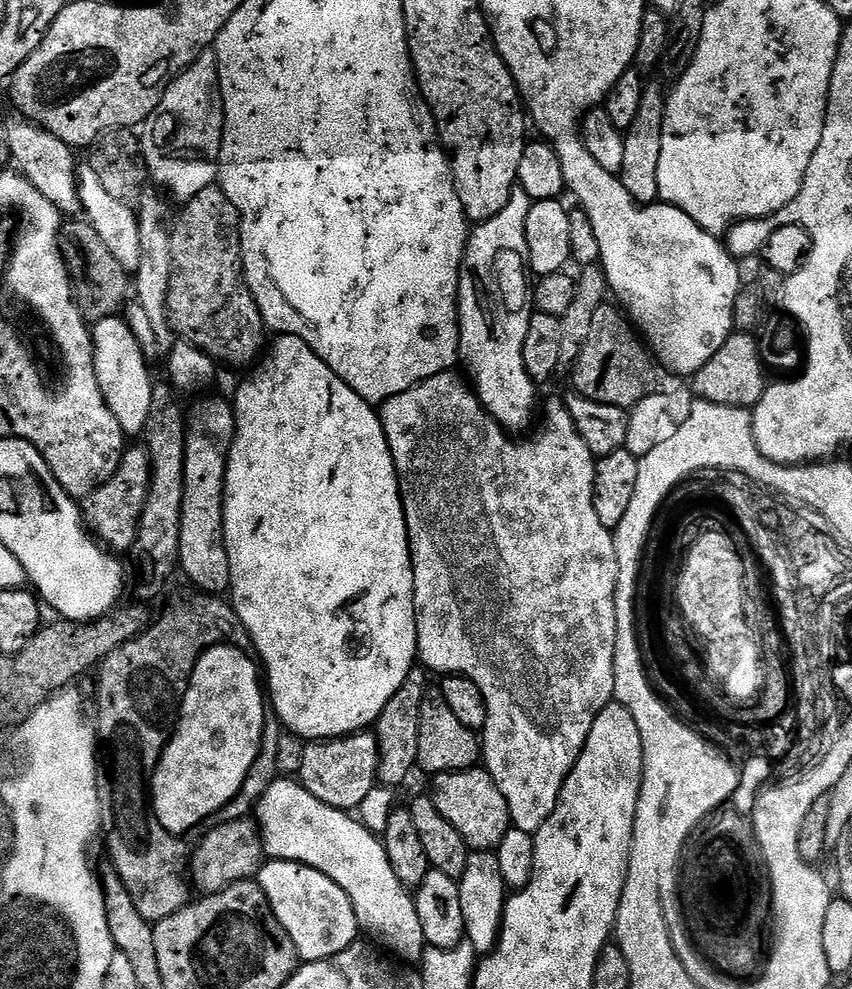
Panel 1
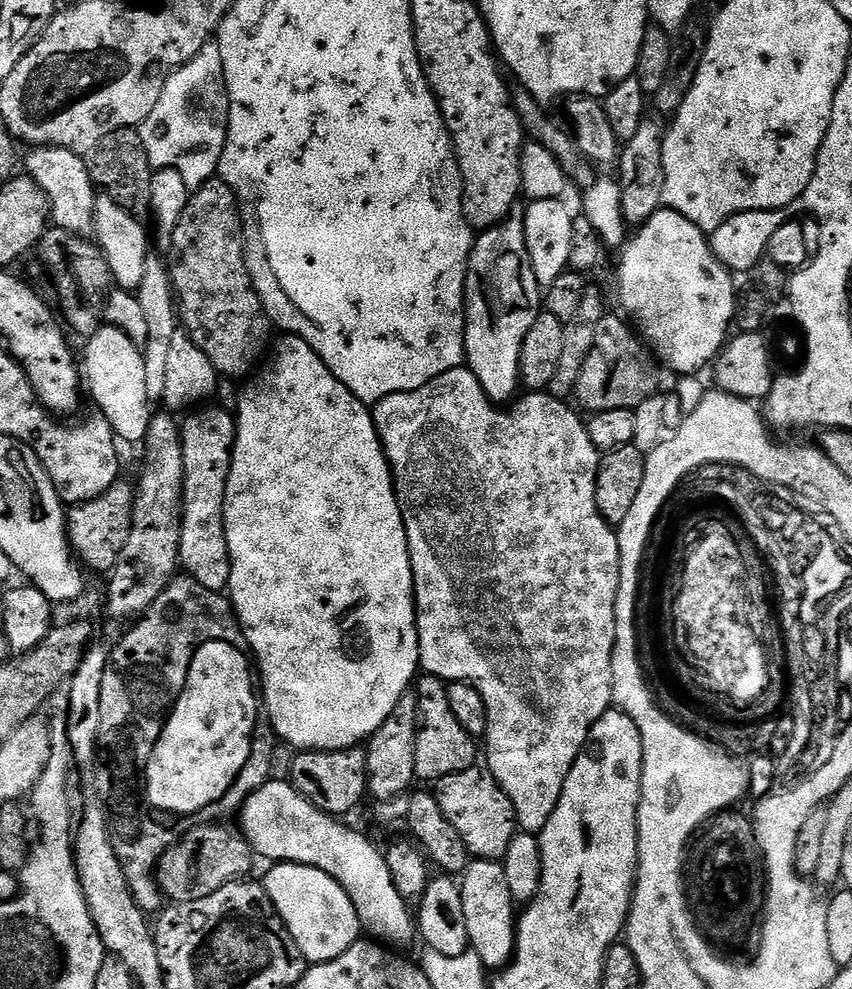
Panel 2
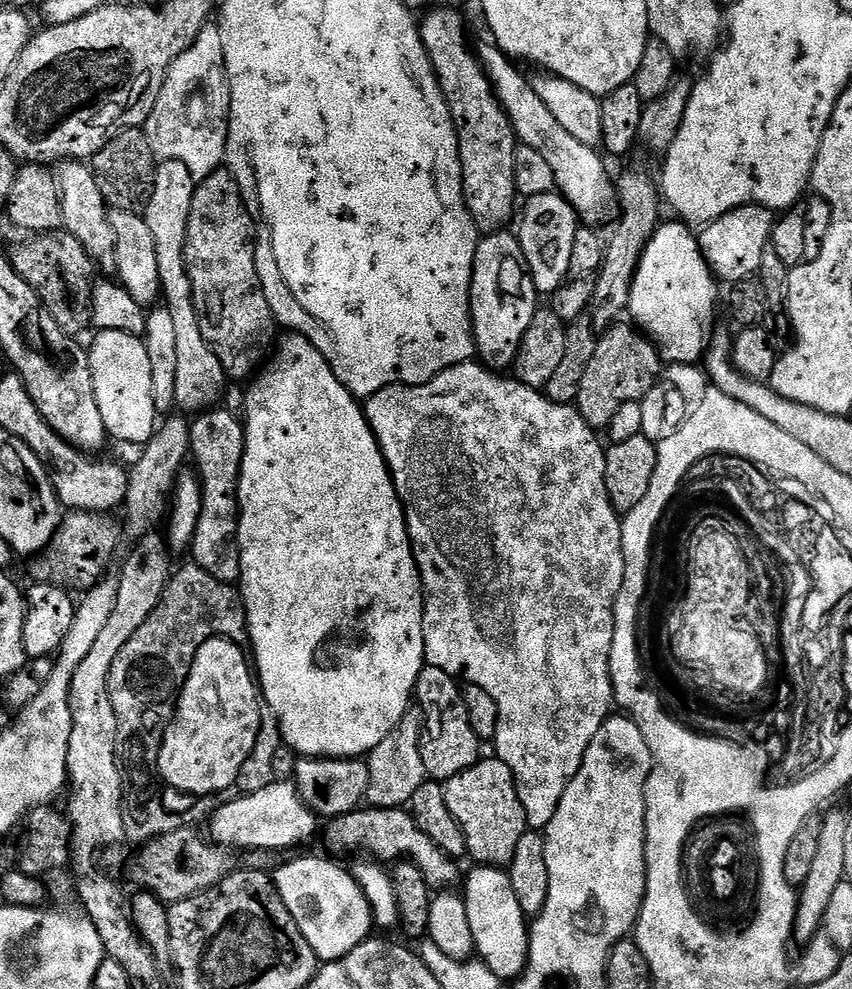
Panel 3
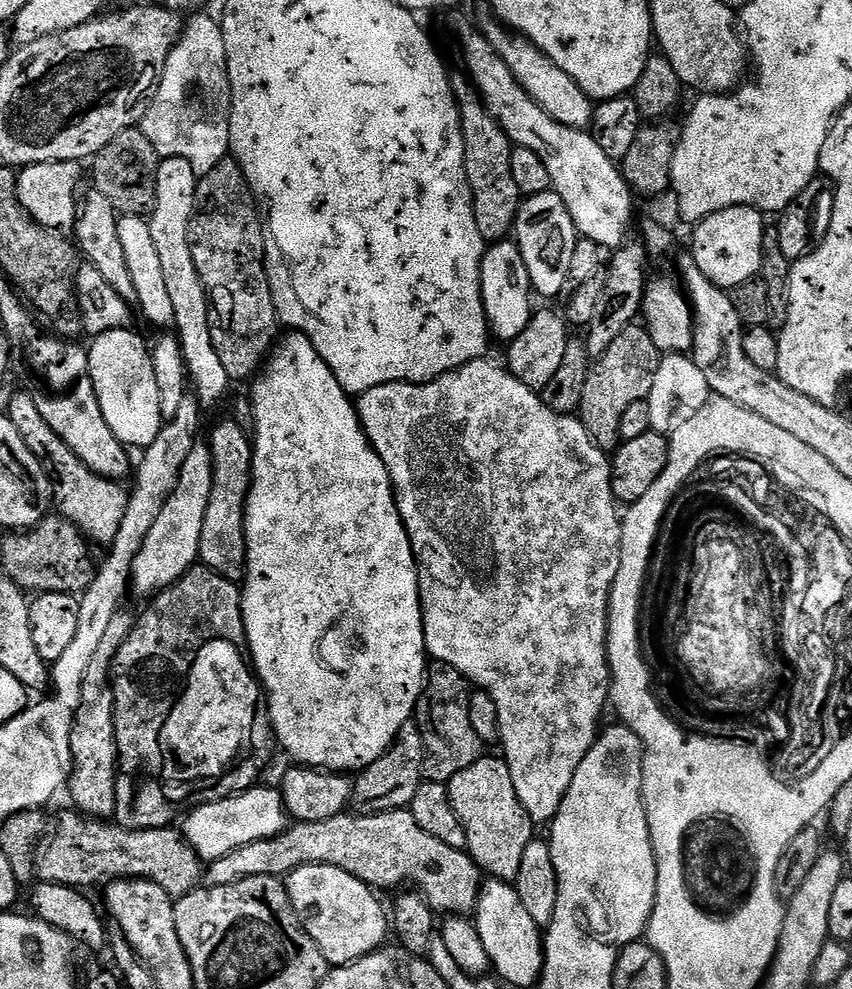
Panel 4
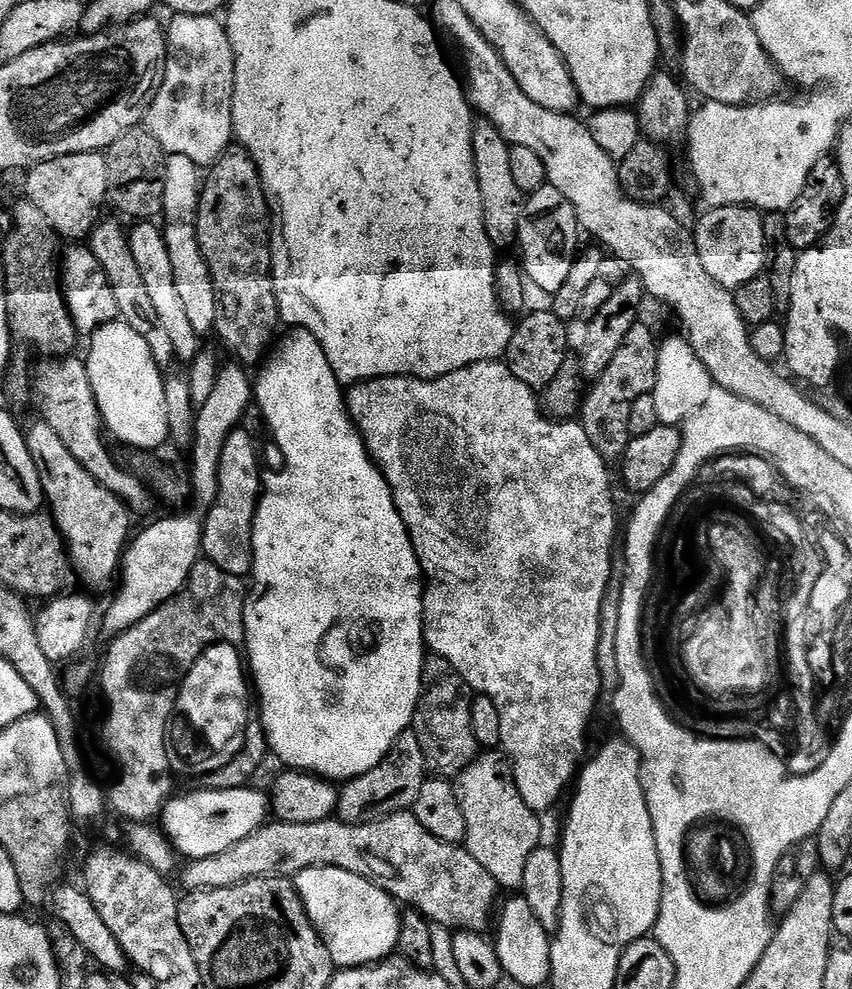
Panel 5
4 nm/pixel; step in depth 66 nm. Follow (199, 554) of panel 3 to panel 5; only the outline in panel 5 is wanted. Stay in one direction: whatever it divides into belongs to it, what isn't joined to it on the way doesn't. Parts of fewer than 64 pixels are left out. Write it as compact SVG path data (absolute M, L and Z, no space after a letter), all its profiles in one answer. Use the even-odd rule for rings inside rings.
M241 430L231 432L226 438L218 462L217 490L208 508L212 509L202 520L201 546L207 563L237 578L247 577L252 571L252 522L262 495L262 471L256 457L256 444L253 436Z

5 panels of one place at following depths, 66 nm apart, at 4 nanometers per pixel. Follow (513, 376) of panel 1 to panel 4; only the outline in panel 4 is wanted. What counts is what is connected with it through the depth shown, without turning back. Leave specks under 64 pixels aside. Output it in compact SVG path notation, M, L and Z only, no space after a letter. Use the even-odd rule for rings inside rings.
M505 238L493 243L485 251L480 271L482 282L482 302L486 310L488 327L491 335L503 342L511 342L526 330L526 322L530 322L534 311L534 293L530 282L530 270L526 270L526 262L522 258L520 248L511 239Z

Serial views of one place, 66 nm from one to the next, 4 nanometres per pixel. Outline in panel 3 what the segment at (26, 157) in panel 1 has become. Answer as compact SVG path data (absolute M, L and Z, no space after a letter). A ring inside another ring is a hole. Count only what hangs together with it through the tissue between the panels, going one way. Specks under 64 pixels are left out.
M65 160L57 168L60 169L55 169L54 175L56 183L60 186L63 231L82 242L86 254L90 254L93 264L101 273L115 273L118 254L114 228L110 226L110 205L104 200L102 190L98 190L96 175L87 163L78 160Z

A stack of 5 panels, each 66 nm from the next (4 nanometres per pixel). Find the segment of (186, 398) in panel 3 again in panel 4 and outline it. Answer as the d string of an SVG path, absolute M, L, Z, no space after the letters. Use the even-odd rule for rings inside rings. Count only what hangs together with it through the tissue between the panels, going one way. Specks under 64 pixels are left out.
M163 157L158 170L155 206L149 213L150 234L157 247L158 258L165 275L166 290L174 307L174 328L180 341L183 360L186 362L189 383L198 399L201 409L214 407L226 394L230 381L226 368L214 350L210 338L209 310L207 292L201 282L193 255L190 254L188 226L196 211L196 194L199 184L190 162L184 158Z

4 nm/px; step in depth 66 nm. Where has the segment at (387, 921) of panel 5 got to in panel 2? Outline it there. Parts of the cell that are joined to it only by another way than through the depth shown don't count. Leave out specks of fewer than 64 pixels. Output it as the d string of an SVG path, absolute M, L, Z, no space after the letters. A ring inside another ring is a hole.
M276 862L271 865L272 868L262 877L262 883L270 902L278 910L282 922L290 930L294 942L298 942L298 950L302 950L305 961L309 965L325 964L350 950L356 941L361 939L362 929L360 919L354 910L354 902L346 894L346 890L330 874L326 874L317 868L311 868L309 864L293 864L291 862Z

